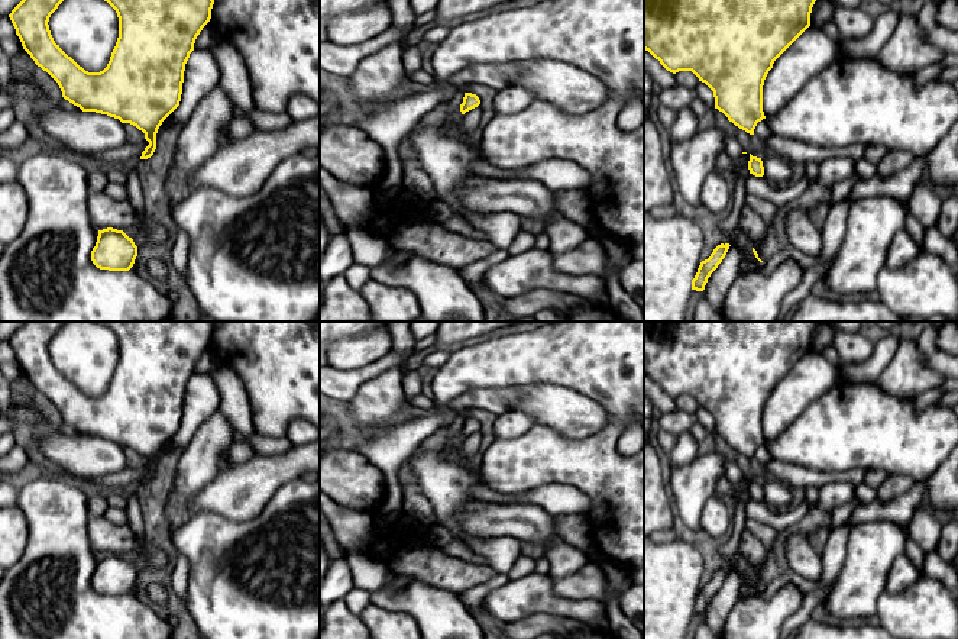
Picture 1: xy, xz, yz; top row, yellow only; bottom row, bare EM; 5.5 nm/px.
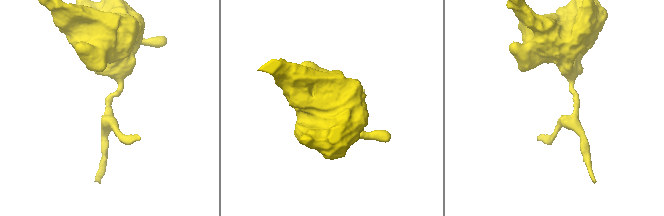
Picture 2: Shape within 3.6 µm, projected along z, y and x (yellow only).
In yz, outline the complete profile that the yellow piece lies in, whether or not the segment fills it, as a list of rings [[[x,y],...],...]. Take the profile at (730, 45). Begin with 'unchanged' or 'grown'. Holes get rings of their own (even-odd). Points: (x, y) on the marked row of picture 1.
unchanged; [[[644,0],[644,49],[670,72],[692,71],[715,97],[715,109],[750,135],[763,112],[763,85],[774,61],[810,26],[816,0]]]

